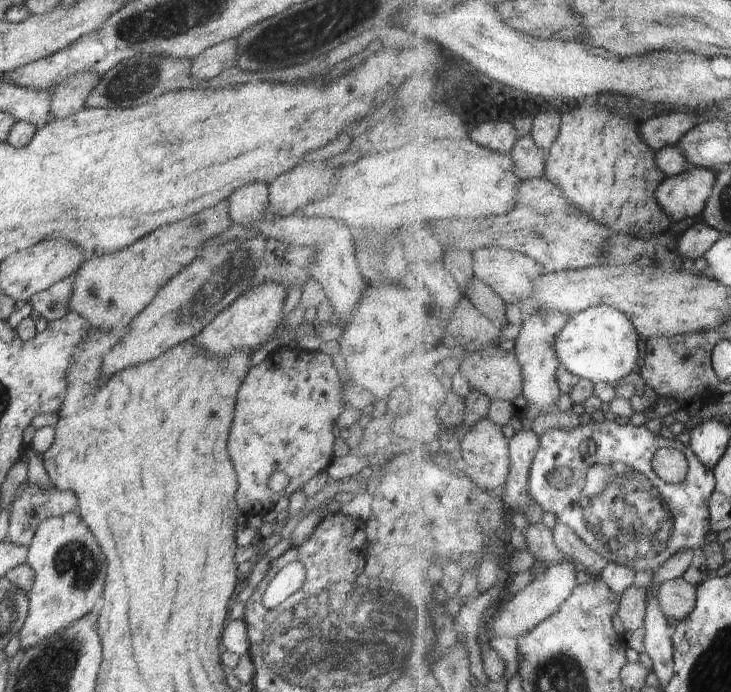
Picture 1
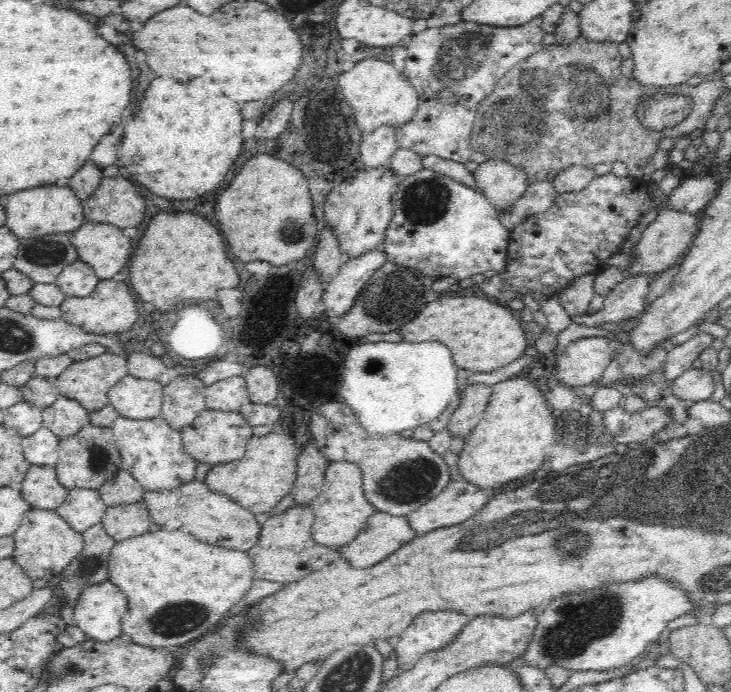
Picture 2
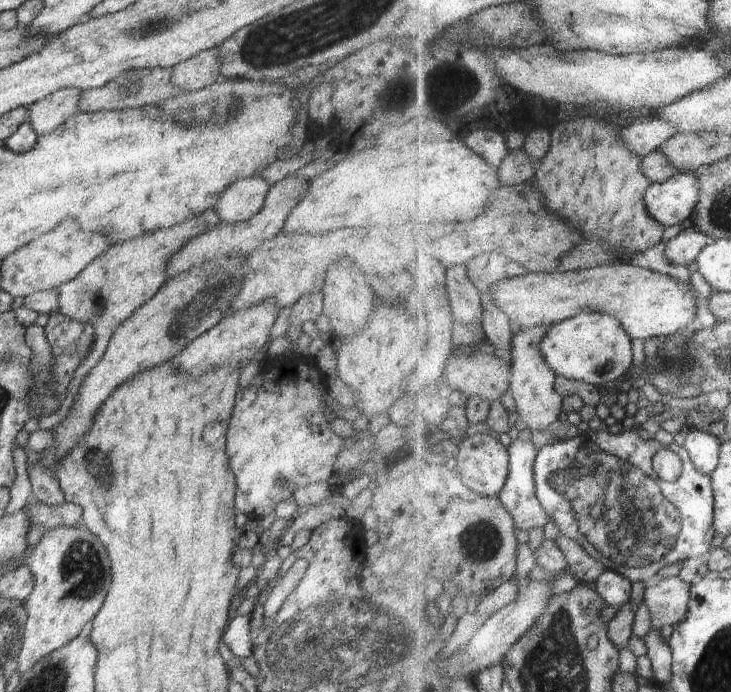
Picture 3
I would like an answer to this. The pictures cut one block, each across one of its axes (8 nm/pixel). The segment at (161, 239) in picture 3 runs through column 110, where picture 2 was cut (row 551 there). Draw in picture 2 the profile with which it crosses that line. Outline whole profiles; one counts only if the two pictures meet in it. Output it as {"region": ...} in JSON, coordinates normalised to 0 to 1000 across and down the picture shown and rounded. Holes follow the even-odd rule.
{"region":[[[424,728],[402,730],[383,743],[368,746],[368,750],[357,757],[358,769],[356,769],[350,792],[338,798],[347,814],[347,837],[387,845],[409,841],[466,806],[458,792],[438,788],[427,779],[425,764],[430,753],[431,746]]]}

